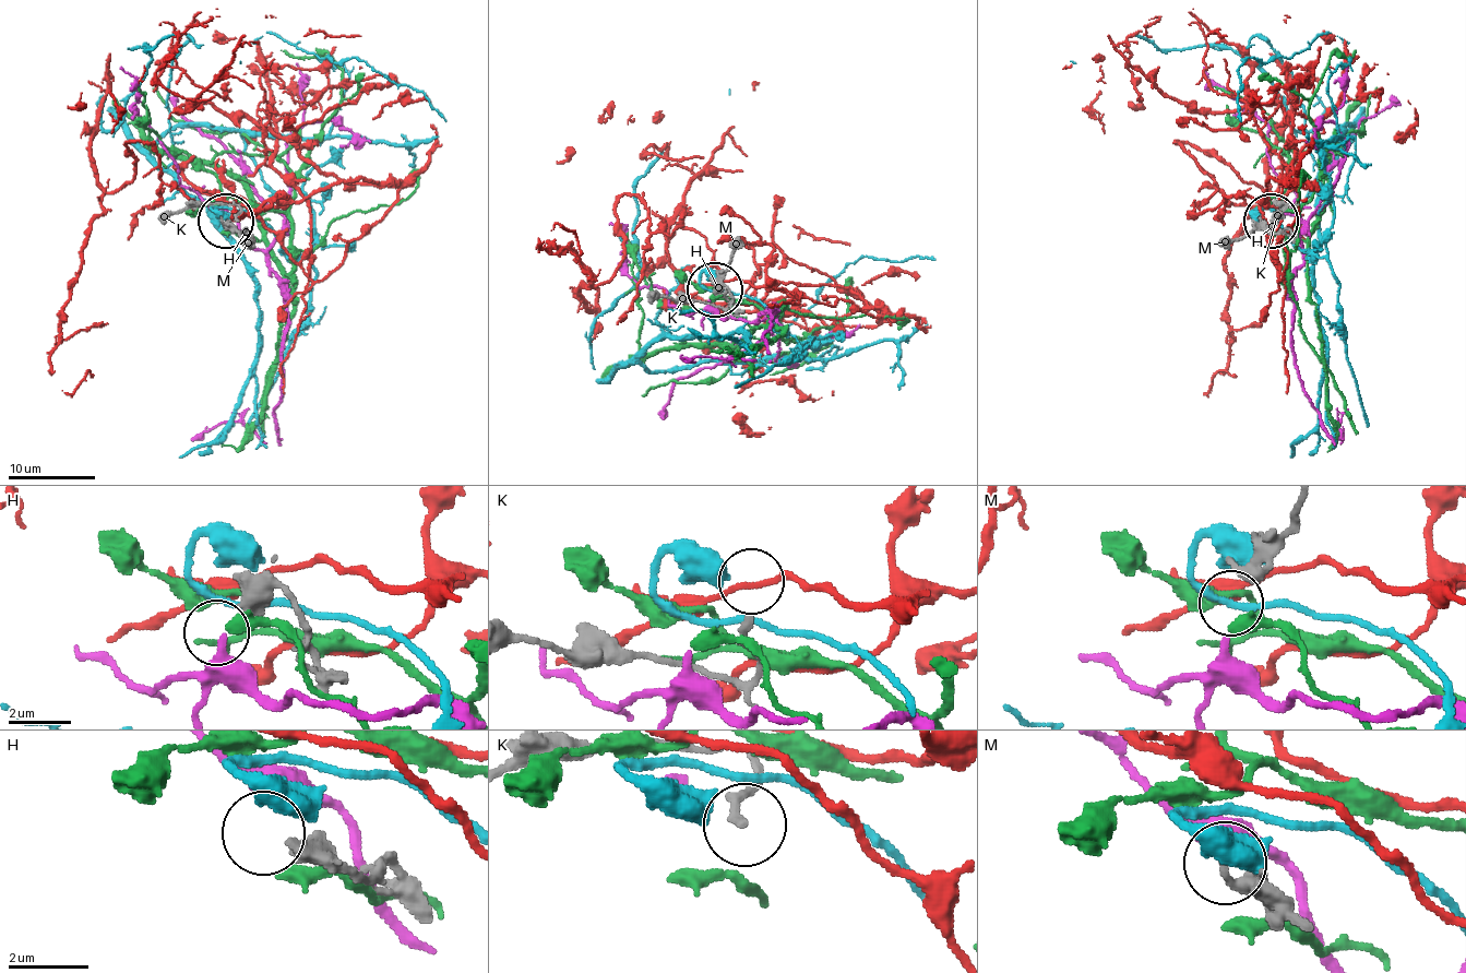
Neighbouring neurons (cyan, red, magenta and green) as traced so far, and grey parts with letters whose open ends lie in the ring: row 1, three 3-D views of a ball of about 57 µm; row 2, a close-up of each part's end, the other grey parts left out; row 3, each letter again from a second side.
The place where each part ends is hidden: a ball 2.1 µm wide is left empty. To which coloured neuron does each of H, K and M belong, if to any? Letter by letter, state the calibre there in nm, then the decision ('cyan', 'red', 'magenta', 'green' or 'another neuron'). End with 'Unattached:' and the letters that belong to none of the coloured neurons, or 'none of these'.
H: 440 nm | another neuron
K: 220 nm | cyan
M: 460 nm | magenta
Unattached: H

